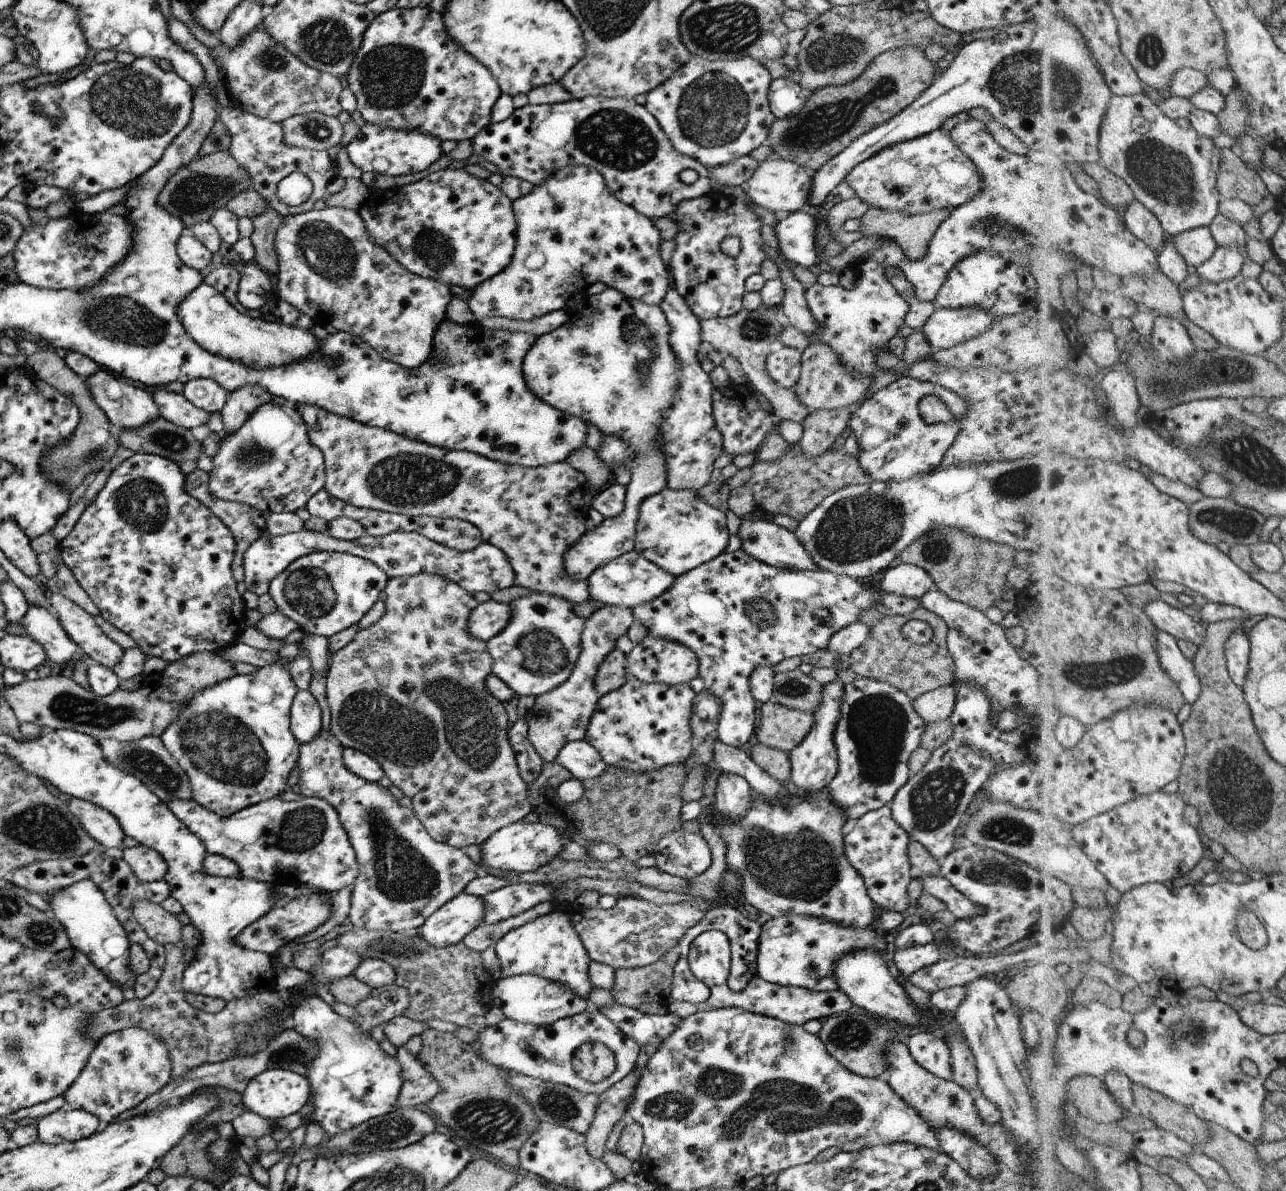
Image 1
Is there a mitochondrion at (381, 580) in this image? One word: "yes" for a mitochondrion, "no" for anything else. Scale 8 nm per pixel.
no

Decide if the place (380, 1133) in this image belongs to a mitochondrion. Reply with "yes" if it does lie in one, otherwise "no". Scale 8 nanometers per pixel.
yes

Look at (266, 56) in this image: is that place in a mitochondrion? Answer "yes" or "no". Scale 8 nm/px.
yes

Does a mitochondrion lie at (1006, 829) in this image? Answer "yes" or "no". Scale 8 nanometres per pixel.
yes

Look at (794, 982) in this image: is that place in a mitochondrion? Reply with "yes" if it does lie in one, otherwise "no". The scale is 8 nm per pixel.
no

